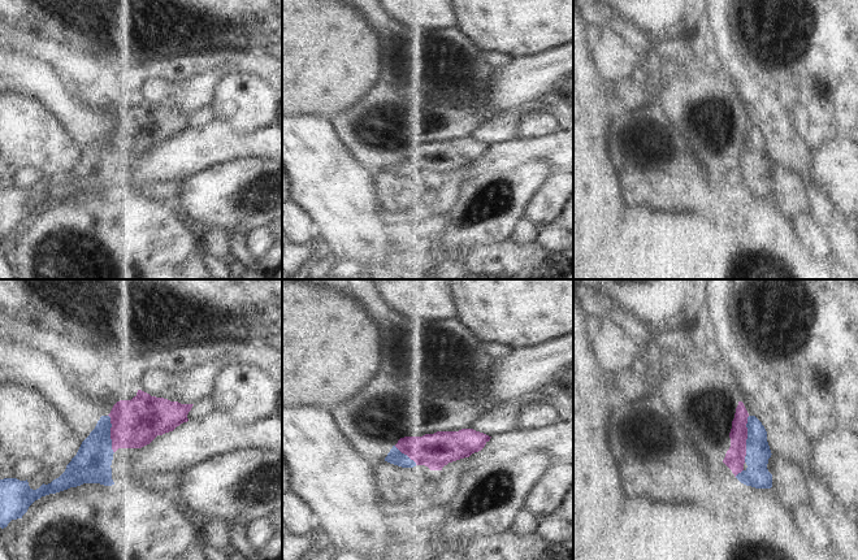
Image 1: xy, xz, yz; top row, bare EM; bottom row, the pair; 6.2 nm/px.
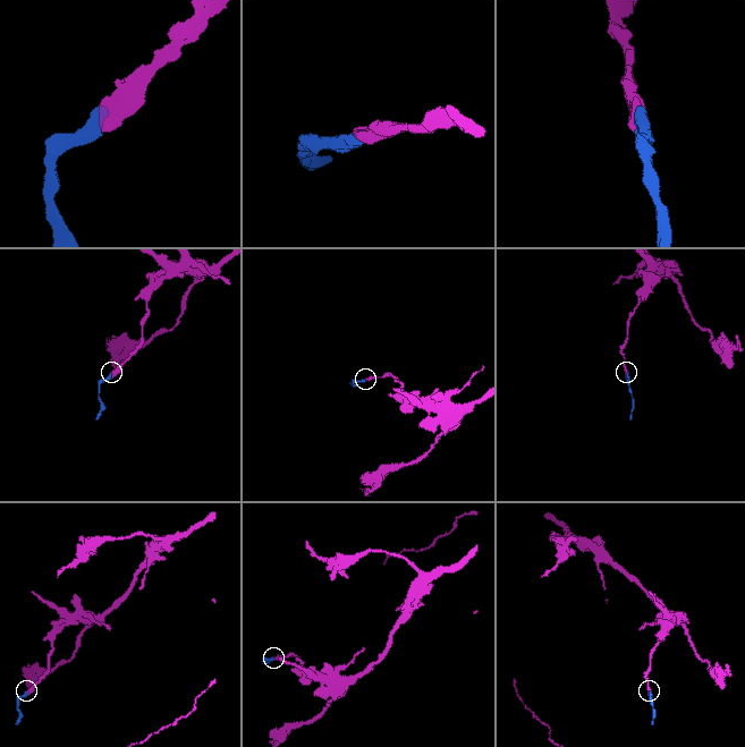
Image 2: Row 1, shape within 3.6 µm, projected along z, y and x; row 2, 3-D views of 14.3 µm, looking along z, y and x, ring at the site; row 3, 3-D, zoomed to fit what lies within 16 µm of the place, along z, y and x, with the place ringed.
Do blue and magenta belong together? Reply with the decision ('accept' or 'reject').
accept

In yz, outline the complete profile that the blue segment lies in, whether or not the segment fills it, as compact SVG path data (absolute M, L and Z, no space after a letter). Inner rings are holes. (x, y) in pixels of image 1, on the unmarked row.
M738 110L732 138L731 156L723 172L744 194L755 197L771 197L772 183L767 178L771 159L767 140L762 131L750 125L742 110Z

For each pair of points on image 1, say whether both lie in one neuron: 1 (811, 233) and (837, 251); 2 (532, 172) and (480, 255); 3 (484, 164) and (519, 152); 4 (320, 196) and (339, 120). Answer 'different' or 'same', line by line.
1: same
2: different
3: same
4: different

